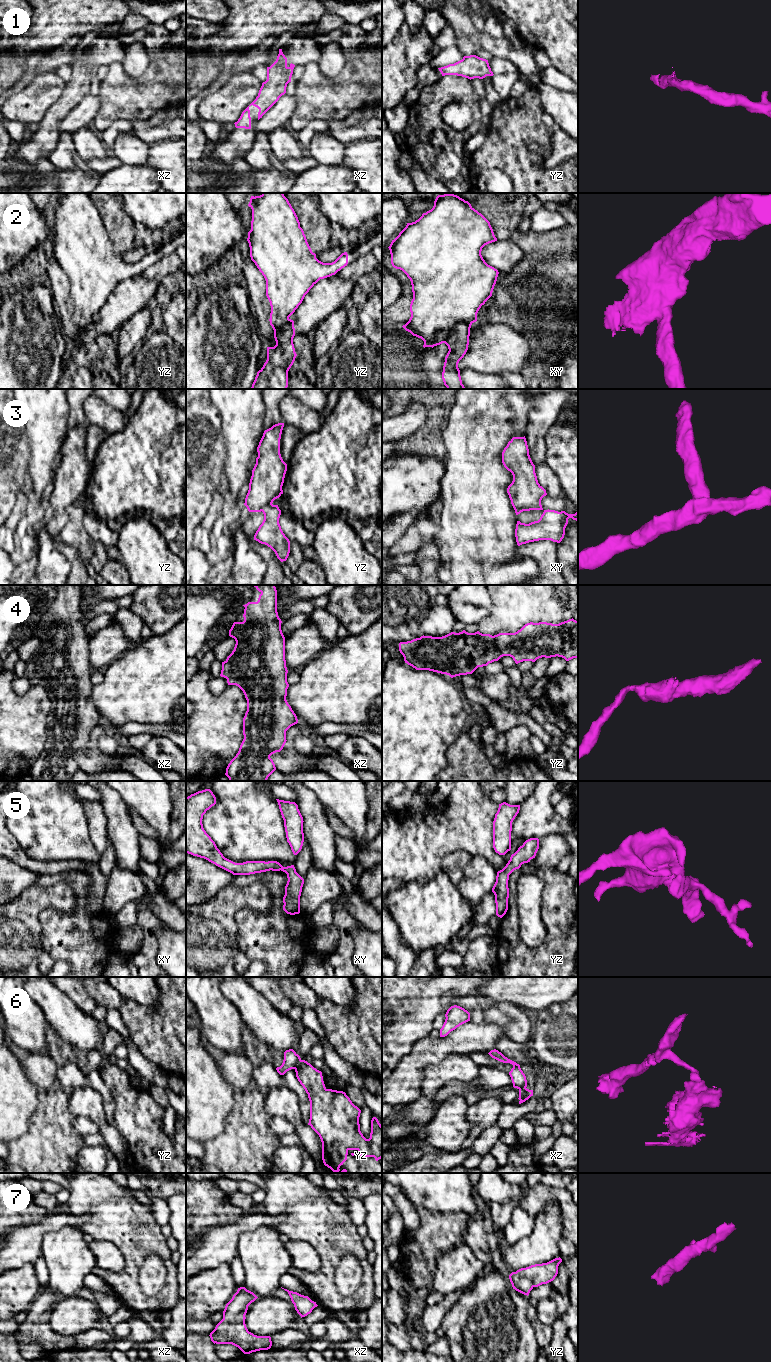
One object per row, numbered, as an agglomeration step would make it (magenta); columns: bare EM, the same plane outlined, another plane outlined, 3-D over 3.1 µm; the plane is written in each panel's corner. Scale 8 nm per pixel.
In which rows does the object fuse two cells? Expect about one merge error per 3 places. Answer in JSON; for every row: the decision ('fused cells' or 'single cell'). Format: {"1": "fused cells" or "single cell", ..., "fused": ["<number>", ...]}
{"1": "single cell", "2": "fused cells", "3": "fused cells", "4": "single cell", "5": "single cell", "6": "fused cells", "7": "single cell", "fused": ["2", "3", "6"]}

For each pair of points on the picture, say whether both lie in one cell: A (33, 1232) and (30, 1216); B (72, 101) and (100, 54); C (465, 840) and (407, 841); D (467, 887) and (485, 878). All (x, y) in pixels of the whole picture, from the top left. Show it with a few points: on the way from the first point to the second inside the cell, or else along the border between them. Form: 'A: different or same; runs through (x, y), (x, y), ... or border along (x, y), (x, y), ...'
A: different; border along (49, 1213), (38, 1223), (21, 1226)
B: different; border along (85, 49), (90, 64), (99, 65)
C: same; runs through (451, 840), (421, 840)
D: same; runs through (471, 887), (481, 878)

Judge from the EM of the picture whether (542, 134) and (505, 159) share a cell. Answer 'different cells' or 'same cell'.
same cell

